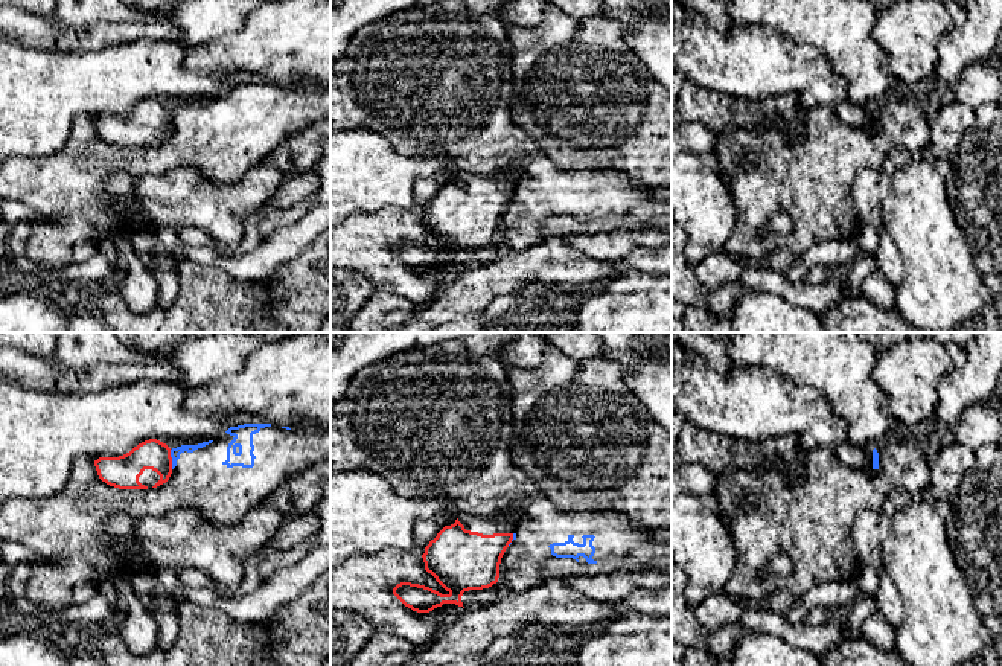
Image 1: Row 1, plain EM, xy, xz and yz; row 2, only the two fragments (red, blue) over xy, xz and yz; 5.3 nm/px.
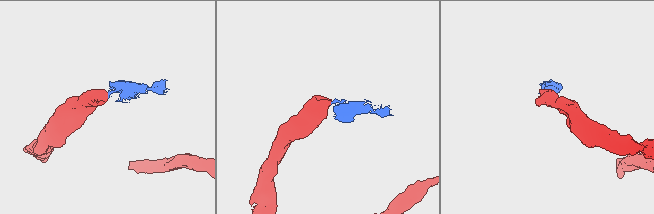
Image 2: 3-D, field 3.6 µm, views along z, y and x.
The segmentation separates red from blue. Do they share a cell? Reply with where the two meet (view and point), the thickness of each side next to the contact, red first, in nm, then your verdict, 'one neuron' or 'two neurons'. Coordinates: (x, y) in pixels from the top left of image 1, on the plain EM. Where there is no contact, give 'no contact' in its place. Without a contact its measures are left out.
xy (171, 118) | 160/50 nm | two neurons

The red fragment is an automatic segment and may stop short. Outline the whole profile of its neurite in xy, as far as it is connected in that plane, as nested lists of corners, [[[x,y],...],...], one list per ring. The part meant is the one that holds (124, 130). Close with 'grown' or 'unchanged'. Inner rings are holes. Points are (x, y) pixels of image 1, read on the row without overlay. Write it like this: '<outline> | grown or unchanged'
[[[149,98],[119,116],[94,119],[102,140],[119,148],[148,148],[166,142],[172,133],[171,107]]] | grown

